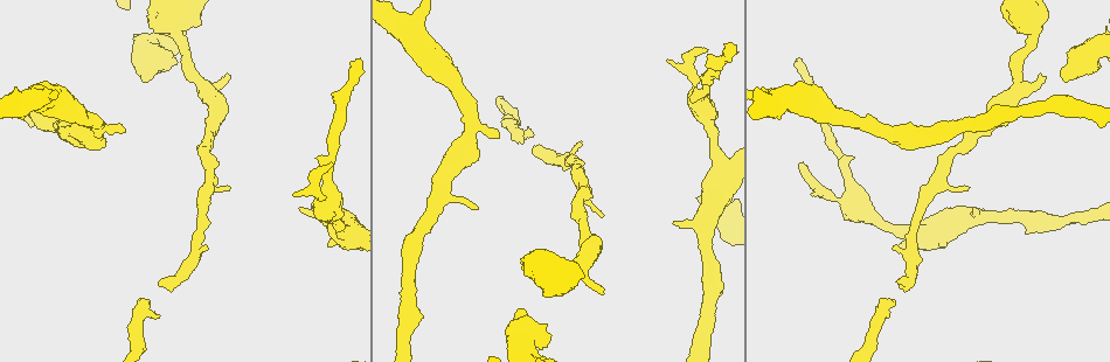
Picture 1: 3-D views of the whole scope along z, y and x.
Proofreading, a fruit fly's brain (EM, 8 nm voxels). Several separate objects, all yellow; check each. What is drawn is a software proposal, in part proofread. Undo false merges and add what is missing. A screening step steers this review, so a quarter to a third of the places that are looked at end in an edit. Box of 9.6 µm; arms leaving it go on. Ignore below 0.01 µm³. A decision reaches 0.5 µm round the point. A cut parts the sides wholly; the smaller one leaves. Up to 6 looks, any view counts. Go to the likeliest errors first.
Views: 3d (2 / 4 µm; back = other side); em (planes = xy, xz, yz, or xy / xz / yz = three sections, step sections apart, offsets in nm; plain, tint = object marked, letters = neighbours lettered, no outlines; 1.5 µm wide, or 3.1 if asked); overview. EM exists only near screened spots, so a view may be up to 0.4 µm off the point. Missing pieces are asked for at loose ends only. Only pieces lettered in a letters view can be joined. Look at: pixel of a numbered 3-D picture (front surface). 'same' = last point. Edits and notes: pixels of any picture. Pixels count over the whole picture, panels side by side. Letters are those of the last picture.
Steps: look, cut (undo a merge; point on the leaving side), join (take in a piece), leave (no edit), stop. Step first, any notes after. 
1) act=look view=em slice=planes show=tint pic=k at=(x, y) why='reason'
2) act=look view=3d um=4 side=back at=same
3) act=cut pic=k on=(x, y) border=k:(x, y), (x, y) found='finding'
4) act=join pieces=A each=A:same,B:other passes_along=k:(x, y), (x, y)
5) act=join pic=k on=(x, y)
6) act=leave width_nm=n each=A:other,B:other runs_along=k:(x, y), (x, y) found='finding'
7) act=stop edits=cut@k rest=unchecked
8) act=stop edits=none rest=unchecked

act=look view=em slice=planes show=letters pic=1 at=(228, 75) why='branch stops here'

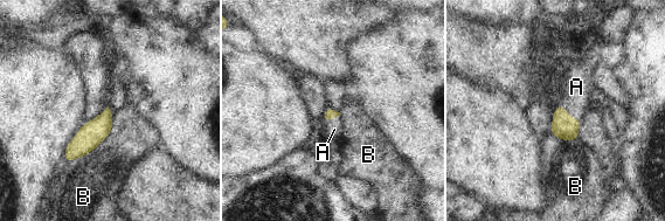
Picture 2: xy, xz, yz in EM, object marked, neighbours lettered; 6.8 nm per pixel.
act=join pieces=A each=A:same,B:other passes_along=2:(565, 128), (568, 115), (576, 87) found='the neuron continues'

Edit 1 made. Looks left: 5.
act=look view=3d um=2 pic=1 at=(703, 48) why='an open end'

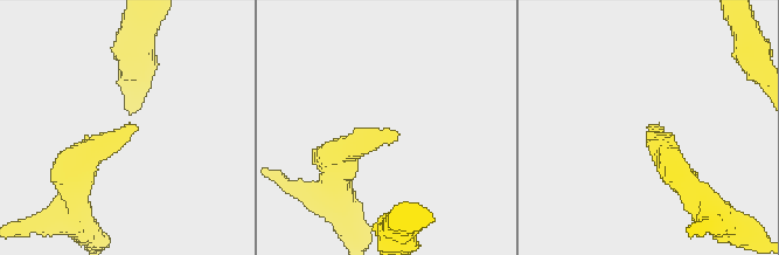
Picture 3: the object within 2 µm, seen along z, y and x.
act=look view=em slice=planes show=plain pic=3 at=(128, 127)

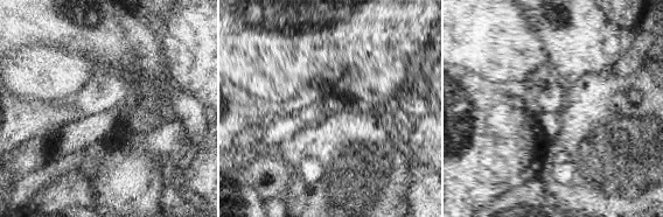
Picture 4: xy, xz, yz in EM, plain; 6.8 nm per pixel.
act=look view=em slice=planes show=letters at=same why='what lies round it'

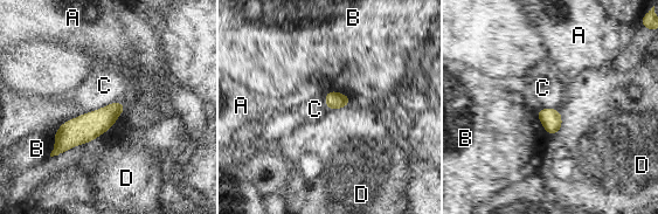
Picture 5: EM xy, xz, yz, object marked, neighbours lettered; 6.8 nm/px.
act=leave longest_contact=C:300nm each=A:other,B:other,C:other,D:other runs_along=5:(120, 106), (73, 132), (57, 146) found='no lettered piece goes on from it'

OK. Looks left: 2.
act=look view=em slice=xy step=4 show=tint pic=1 at=(123, 127)

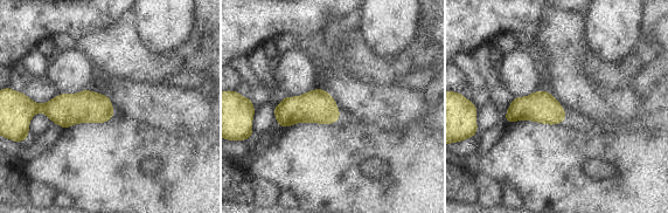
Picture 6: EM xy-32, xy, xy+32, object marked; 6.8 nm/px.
act=look view=em slice=planes show=letters at=same

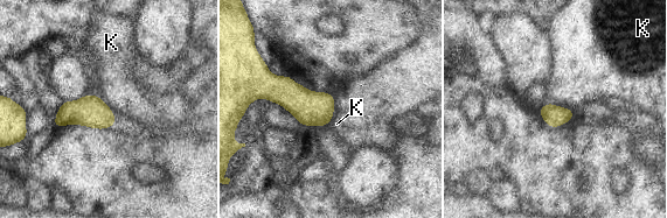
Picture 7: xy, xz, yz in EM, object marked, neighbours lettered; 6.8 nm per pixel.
act=leave longest_contact=K:240nm each=K:other border=7:(541, 106), (554, 104), (575, 114) found='none of them fits'

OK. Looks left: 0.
act=stop edits=join@2 rest=unchecked

